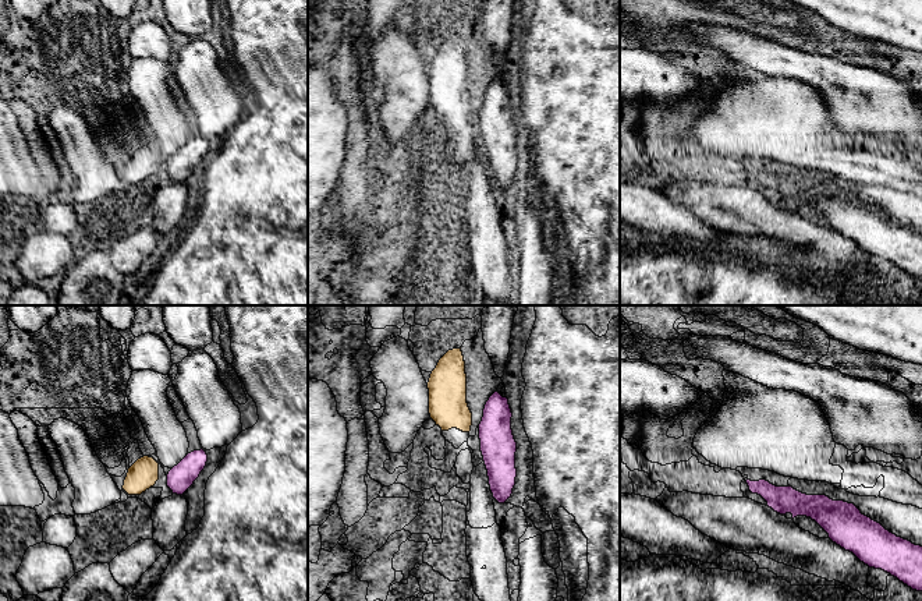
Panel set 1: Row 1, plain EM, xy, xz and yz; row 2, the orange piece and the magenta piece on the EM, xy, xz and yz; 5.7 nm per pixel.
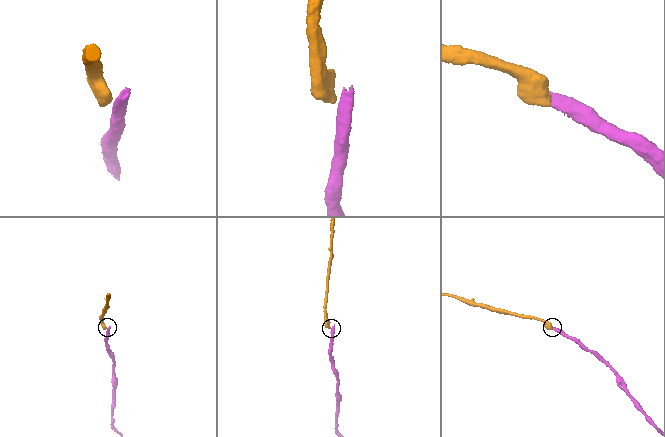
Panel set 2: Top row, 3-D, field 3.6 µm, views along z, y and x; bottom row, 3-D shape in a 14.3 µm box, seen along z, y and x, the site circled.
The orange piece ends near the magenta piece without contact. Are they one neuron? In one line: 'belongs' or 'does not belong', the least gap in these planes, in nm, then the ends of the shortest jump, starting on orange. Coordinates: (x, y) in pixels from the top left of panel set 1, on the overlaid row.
does not belong | 50 nm | xz (471, 424), (479, 424)

